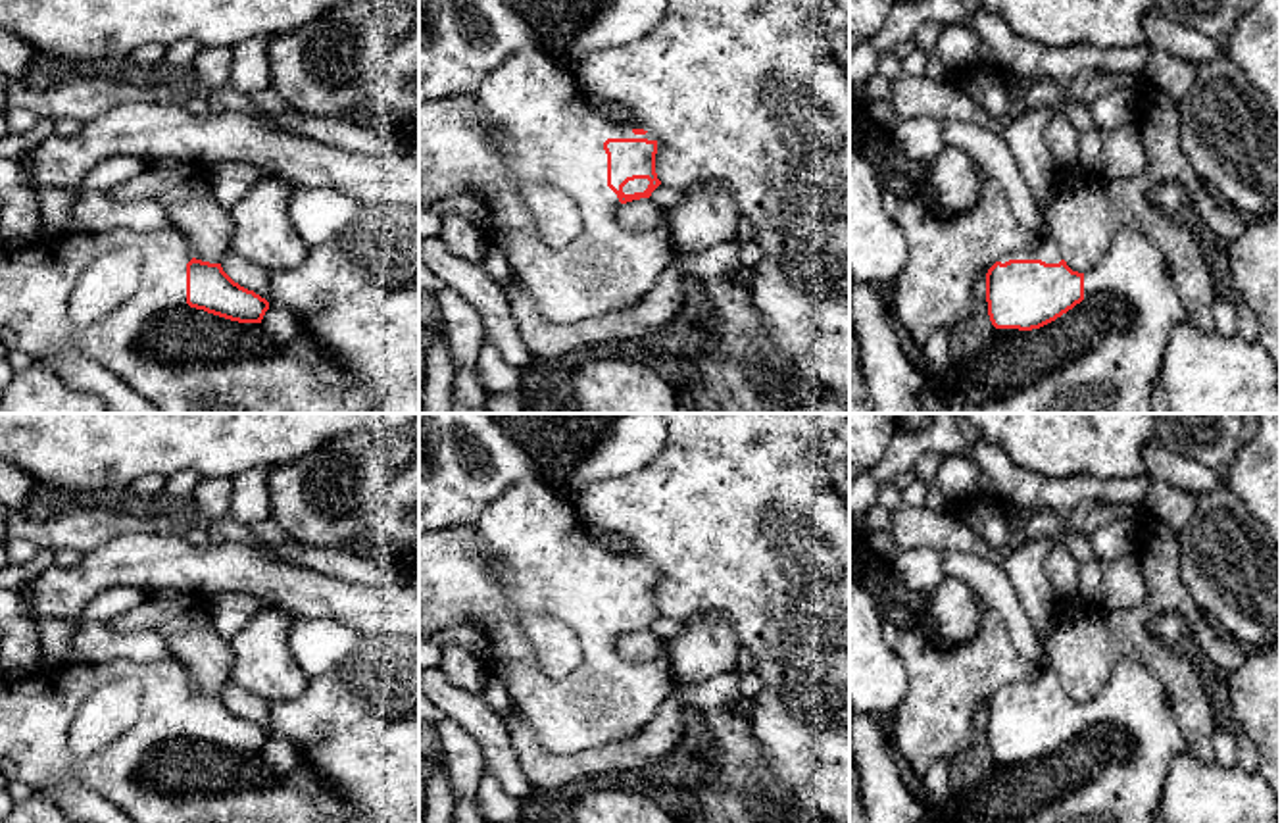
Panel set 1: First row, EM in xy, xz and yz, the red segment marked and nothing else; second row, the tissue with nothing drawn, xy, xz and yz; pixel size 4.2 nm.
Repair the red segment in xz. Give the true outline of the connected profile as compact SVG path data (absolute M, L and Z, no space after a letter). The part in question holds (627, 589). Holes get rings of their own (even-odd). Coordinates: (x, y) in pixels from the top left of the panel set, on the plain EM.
M525 479L490 502L471 525L419 535L419 633L440 650L461 646L484 663L488 675L500 675L536 742L557 756L575 756L590 748L636 735L652 721L673 686L673 667L667 648L655 661L628 661L617 654L621 635L650 629L661 615L655 604L657 571L644 560L611 554L600 548L586 525L540 479ZM536 611L563 621L580 640L580 663L563 677L548 677L521 629L521 615Z

